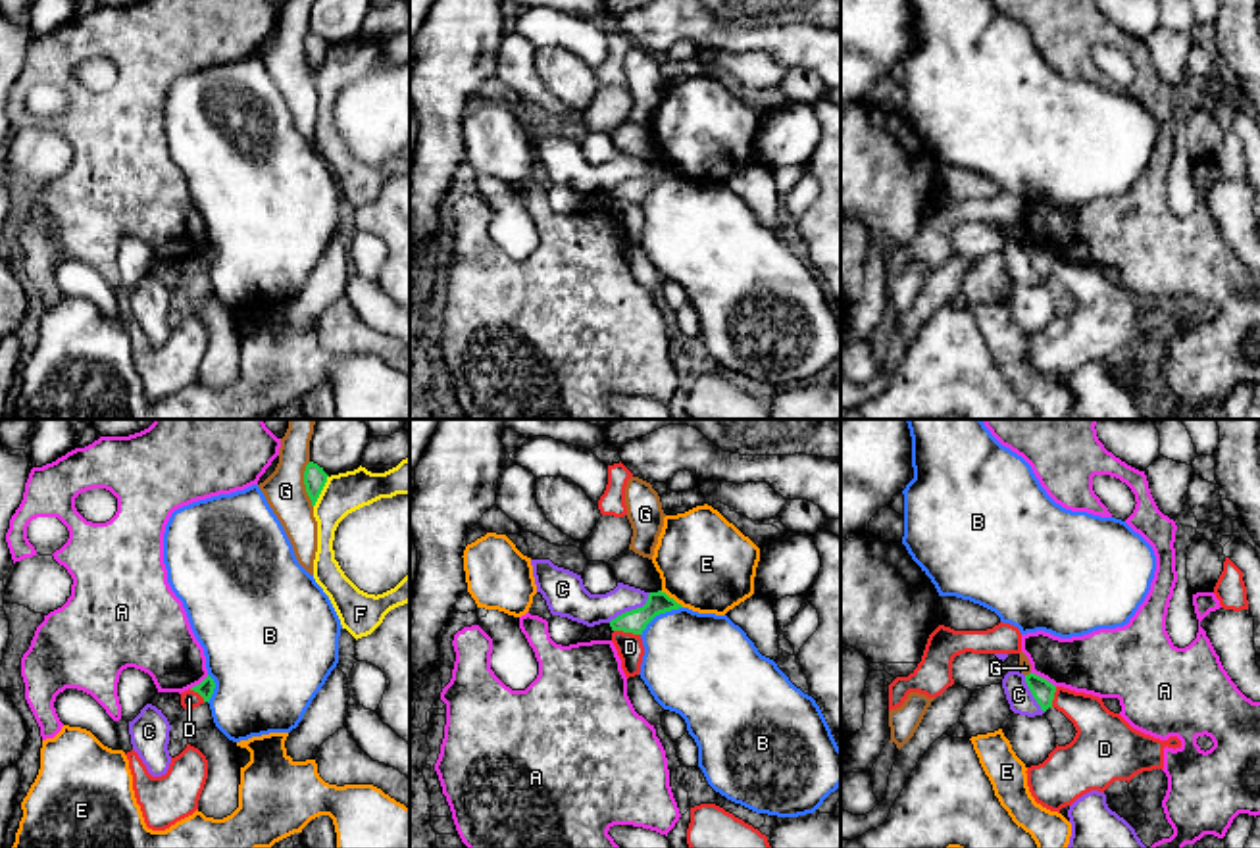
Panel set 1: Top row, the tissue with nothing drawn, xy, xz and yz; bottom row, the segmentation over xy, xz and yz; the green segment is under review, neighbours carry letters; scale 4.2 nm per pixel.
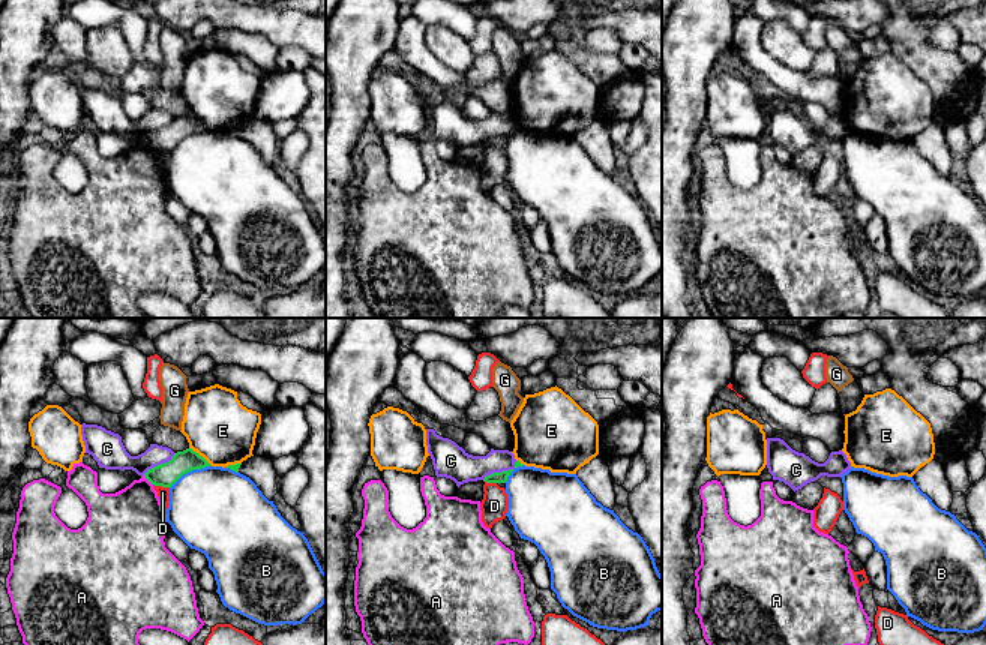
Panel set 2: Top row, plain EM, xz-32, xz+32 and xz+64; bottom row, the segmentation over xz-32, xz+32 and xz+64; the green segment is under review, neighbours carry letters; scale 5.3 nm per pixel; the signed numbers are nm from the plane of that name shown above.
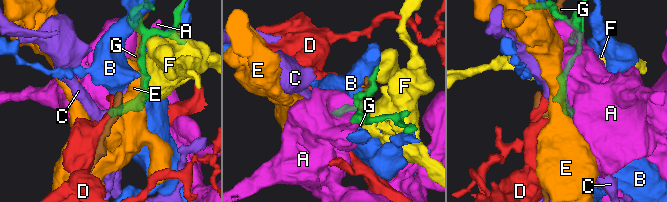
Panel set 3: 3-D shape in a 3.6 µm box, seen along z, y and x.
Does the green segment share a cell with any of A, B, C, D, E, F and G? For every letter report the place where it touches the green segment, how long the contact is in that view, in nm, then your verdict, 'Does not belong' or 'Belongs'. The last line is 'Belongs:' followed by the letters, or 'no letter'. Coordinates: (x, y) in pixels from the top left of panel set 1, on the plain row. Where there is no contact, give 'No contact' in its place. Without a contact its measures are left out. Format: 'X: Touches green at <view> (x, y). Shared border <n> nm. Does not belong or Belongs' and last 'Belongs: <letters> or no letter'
A: Touches green at yz (1041, 247). Shared border 120 nm. Does not belong
B: Touches green at xz (658, 183). Shared border 220 nm. Does not belong
C: Touches green at xz (631, 179). Shared border 220 nm. Does not belong
D: Touches green at xz (628, 200). Shared border 110 nm. Does not belong
E: Touches green at xz (672, 168). Shared border 120 nm. Does not belong
F: Touches green at xy (322, 58). Shared border 150 nm. Does not belong
G: Touches green at xy (304, 52). Shared border 190 nm. Does not belong
Belongs: no letter

